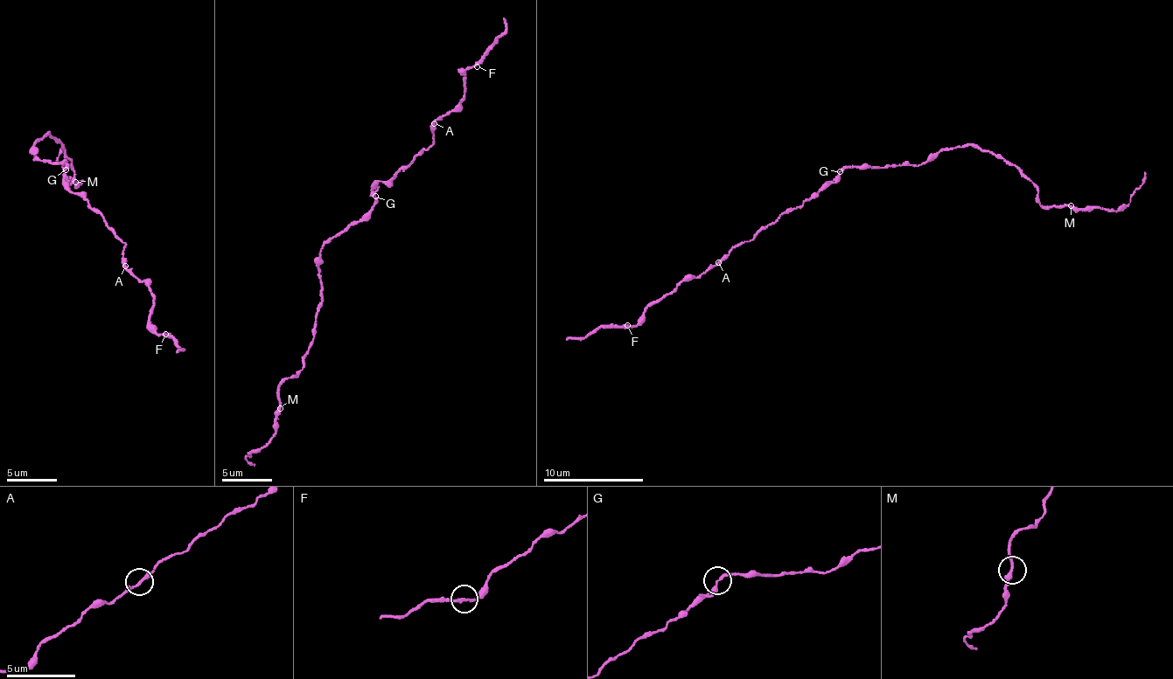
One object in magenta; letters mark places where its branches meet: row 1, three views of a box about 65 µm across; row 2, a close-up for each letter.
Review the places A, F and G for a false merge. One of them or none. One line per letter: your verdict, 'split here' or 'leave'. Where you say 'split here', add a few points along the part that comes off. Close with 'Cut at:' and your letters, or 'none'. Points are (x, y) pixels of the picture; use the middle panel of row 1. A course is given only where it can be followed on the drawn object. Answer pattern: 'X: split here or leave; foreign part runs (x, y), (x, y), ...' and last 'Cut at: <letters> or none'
A: leave
F: leave
G: leave
Cut at: none

